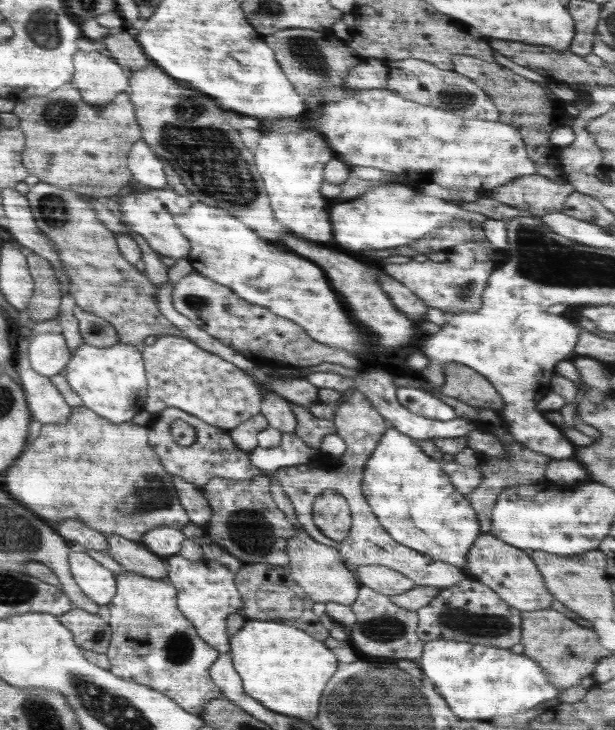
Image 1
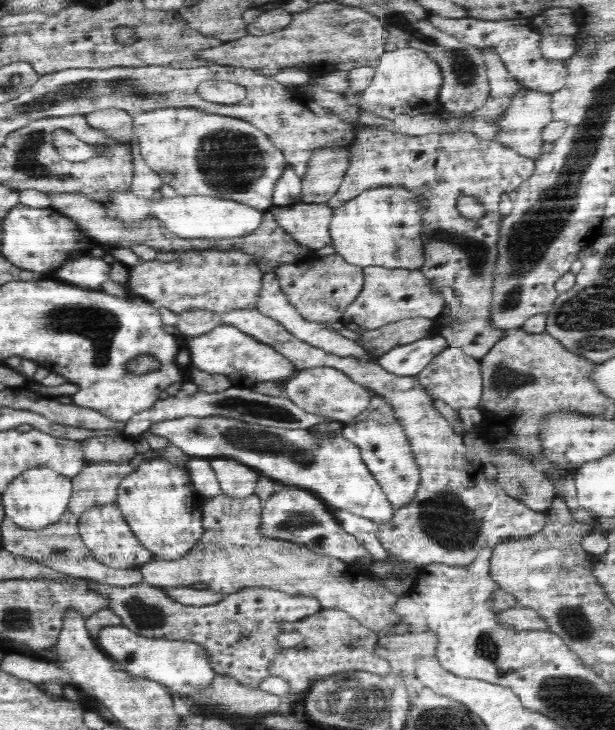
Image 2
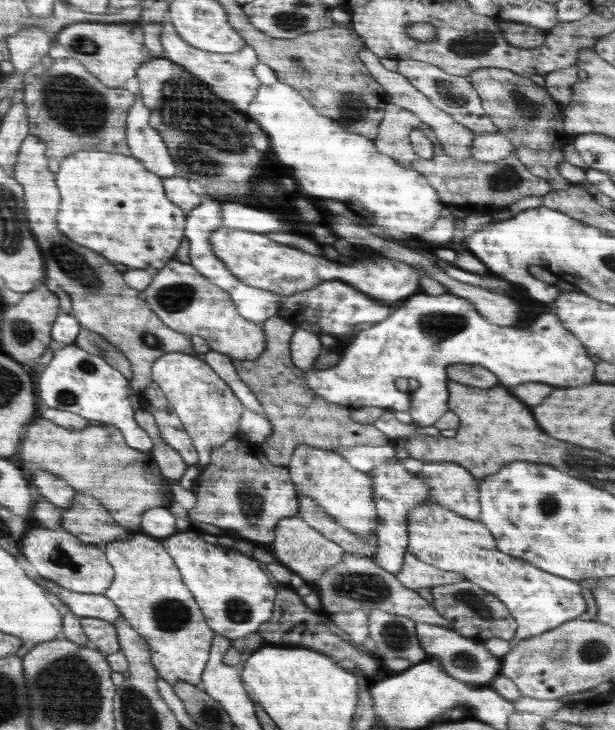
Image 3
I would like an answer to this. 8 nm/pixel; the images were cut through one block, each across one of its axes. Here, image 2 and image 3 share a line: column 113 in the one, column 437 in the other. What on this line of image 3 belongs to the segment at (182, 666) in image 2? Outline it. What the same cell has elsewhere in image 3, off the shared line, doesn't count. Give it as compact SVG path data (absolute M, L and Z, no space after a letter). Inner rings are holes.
M416 623L415 631L426 656L440 661L442 669L450 677L470 686L492 687L492 681L501 674L502 658L491 654L484 642L466 638L454 630L435 624Z

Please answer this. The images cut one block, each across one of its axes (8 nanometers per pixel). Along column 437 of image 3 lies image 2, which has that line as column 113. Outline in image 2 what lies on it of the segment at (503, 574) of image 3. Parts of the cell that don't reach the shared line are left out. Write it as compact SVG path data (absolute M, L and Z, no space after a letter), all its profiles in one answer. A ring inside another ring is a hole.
M117 503L86 509L79 518L78 529L86 548L98 562L106 566L140 569L143 564L155 558L147 548L138 542Z

